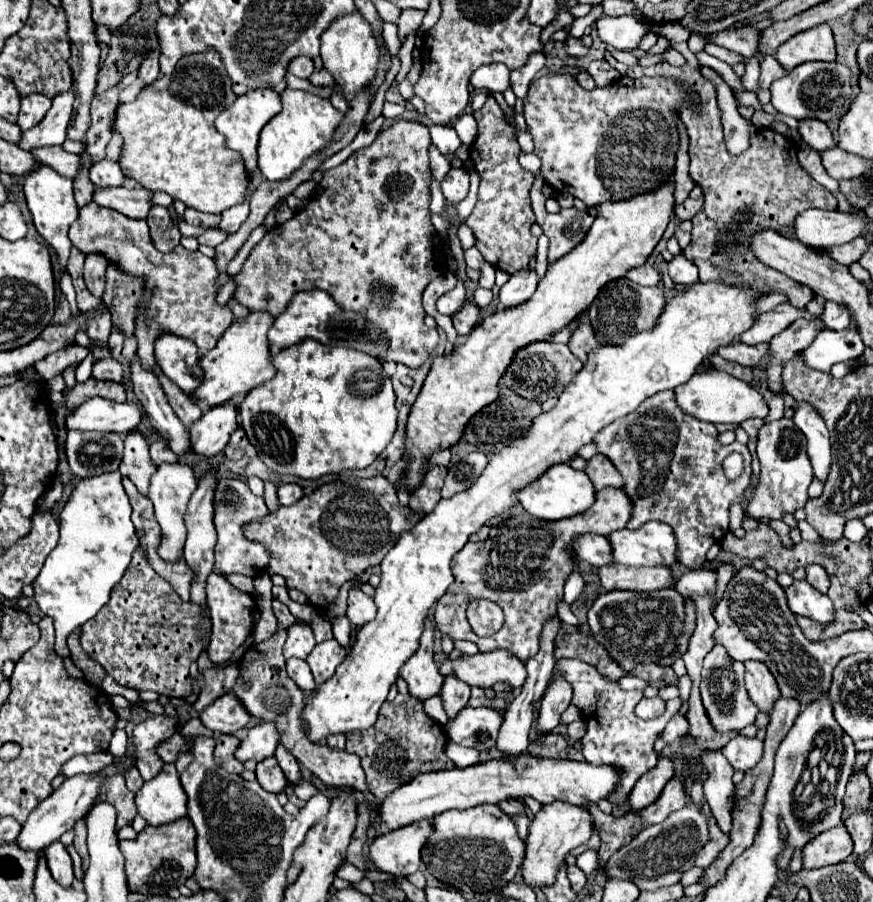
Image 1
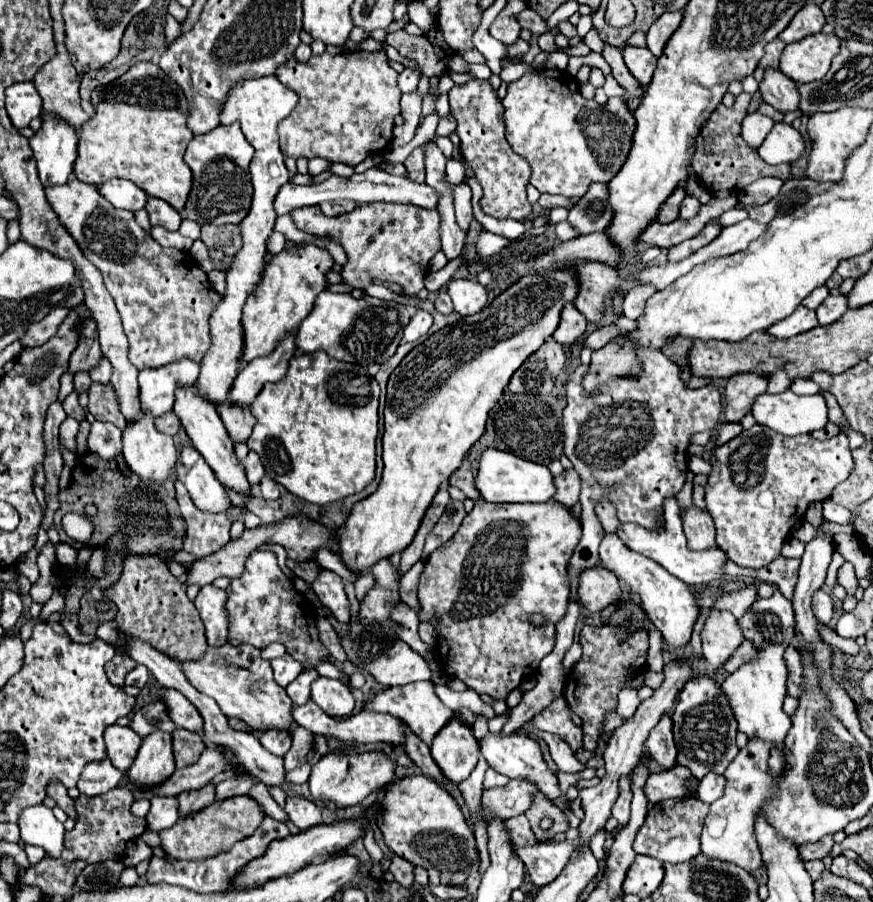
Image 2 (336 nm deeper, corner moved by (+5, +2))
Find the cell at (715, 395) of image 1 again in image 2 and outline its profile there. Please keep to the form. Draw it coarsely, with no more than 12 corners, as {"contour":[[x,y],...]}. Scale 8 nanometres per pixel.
{"contour":[[761,393],[757,423],[783,435],[825,427],[821,395]]}

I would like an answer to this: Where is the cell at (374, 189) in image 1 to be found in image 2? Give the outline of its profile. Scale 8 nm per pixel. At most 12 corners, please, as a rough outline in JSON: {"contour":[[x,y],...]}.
{"contour":[[361,203],[327,217],[297,207],[305,233],[333,237],[343,283],[425,287],[439,213]]}

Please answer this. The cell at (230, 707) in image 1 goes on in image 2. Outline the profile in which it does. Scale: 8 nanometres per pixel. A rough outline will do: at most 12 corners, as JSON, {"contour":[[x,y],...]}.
{"contour":[[163,689],[161,699],[177,727],[203,731],[203,717],[181,693]]}

